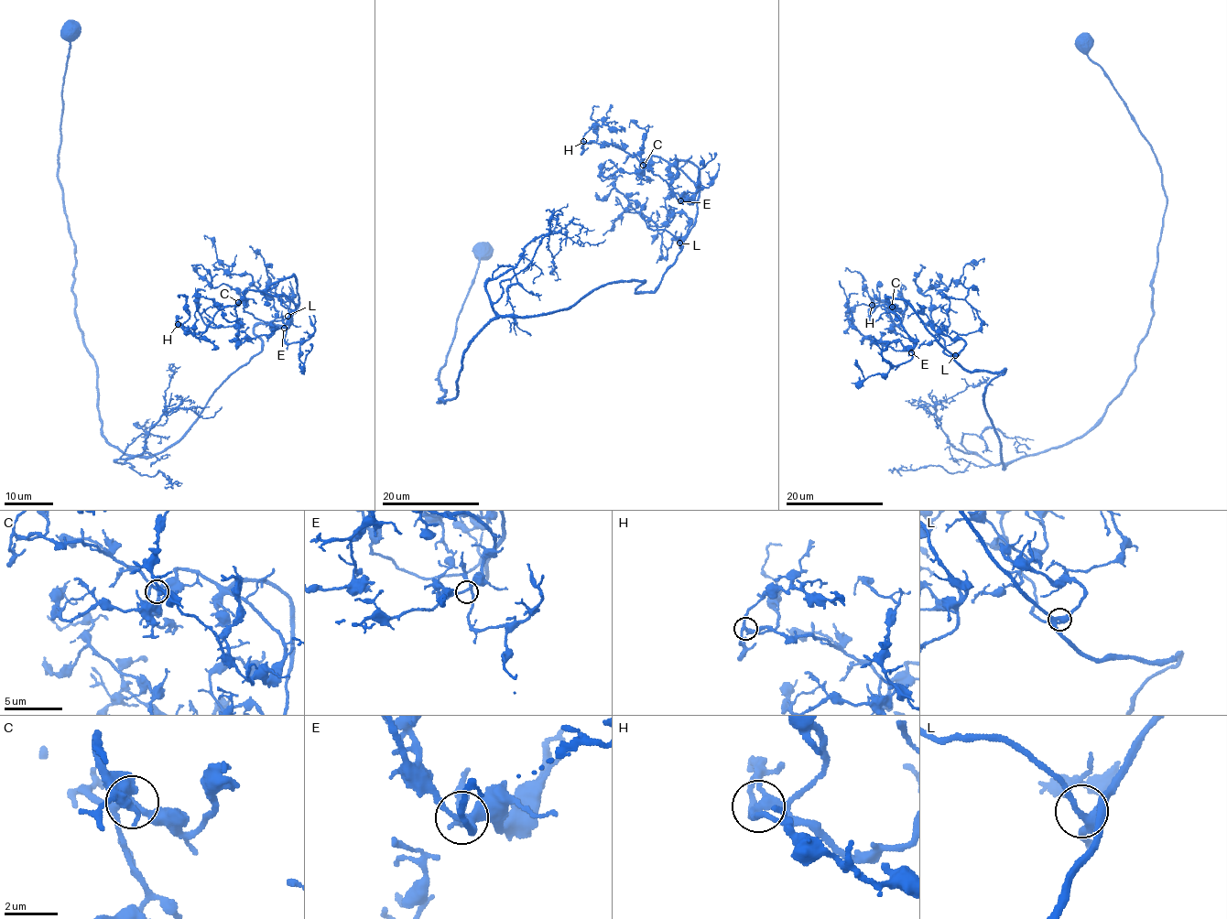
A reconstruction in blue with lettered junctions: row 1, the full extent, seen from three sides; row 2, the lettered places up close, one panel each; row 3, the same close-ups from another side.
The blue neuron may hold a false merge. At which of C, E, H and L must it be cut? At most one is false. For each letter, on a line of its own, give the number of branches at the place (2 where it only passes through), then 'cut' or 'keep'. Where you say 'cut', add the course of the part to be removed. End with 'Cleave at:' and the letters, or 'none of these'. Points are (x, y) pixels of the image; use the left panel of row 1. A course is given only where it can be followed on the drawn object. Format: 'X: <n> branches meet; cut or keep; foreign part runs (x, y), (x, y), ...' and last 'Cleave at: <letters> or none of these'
C: 4 branches meet; keep
E: 4 branches meet; keep
H: 4 branches meet; keep
L: 4 branches meet; keep
Cleave at: none of these

